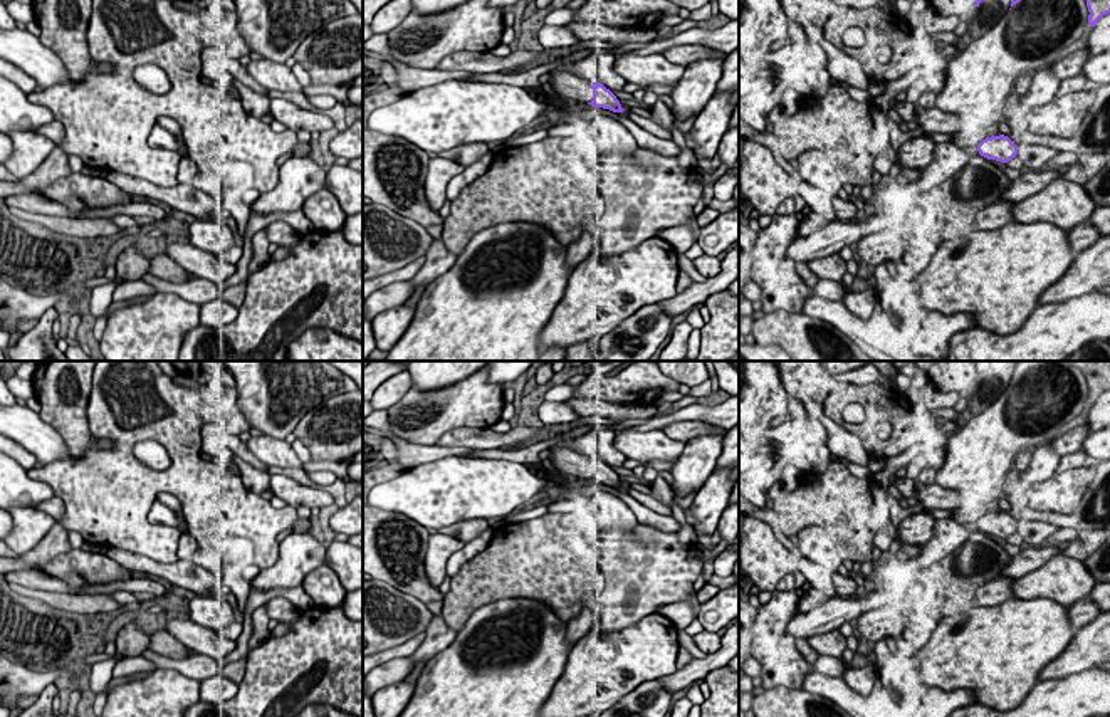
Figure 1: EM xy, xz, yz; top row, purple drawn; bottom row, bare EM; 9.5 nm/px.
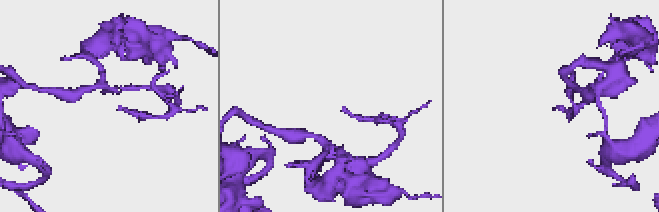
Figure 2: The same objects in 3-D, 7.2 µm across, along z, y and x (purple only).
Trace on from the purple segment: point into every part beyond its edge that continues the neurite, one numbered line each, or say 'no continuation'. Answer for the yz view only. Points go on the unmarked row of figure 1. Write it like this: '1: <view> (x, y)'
no continuation

